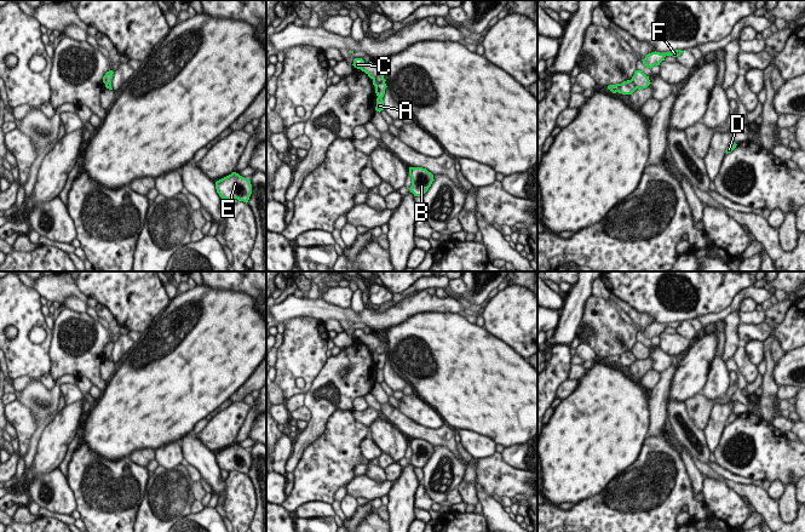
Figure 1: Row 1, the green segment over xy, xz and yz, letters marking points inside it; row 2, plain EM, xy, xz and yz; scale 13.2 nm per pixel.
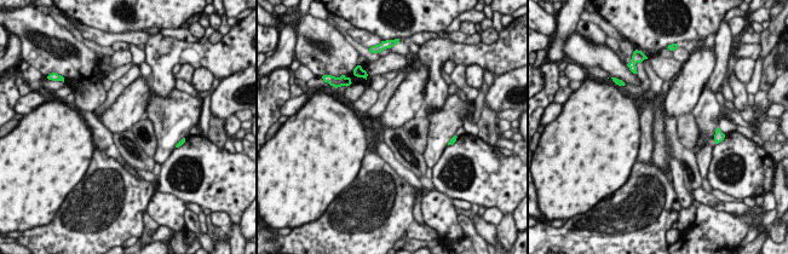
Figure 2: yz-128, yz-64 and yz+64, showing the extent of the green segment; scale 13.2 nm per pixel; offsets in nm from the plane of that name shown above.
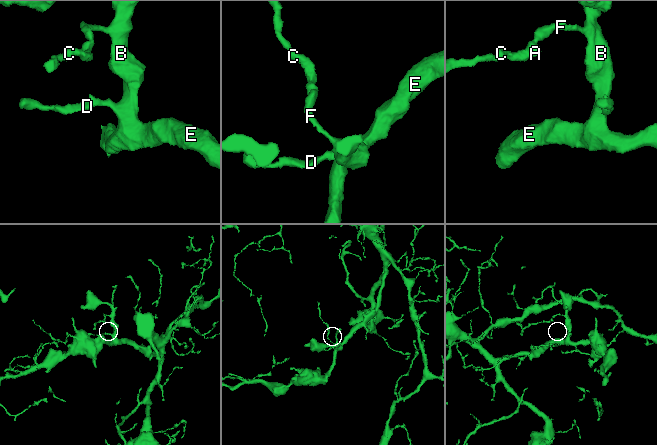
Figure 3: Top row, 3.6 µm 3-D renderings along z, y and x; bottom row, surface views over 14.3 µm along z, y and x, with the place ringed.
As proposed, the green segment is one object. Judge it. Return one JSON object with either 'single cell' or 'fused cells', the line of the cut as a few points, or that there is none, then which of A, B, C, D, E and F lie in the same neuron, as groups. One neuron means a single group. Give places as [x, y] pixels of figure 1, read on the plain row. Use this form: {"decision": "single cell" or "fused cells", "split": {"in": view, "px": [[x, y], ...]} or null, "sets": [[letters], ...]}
{"decision": "fused cells", "split": {"in": "yz", "px": [[631, 350], [637, 359]]}, "sets": [["A", "B", "D", "E", "F"], ["C"]]}

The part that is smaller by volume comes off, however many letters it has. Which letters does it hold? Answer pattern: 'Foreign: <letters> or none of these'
Foreign: C

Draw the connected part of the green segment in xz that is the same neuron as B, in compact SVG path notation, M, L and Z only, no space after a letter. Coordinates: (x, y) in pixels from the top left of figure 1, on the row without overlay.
M409 439L409 447L412 448L409 462L414 468L422 468L435 452L433 446L422 439Z

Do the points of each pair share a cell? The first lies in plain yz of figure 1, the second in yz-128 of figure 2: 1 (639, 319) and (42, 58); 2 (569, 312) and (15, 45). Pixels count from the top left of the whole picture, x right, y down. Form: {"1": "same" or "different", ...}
{"1": "different", "2": "same"}

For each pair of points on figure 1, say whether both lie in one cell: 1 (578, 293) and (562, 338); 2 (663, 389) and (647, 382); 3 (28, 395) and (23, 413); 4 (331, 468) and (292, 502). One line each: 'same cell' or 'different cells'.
1: same cell
2: different cells
3: different cells
4: same cell

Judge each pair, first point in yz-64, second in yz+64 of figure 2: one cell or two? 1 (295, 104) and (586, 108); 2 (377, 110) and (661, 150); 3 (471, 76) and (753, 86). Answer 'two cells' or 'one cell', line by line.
1: two cells
2: two cells
3: two cells

